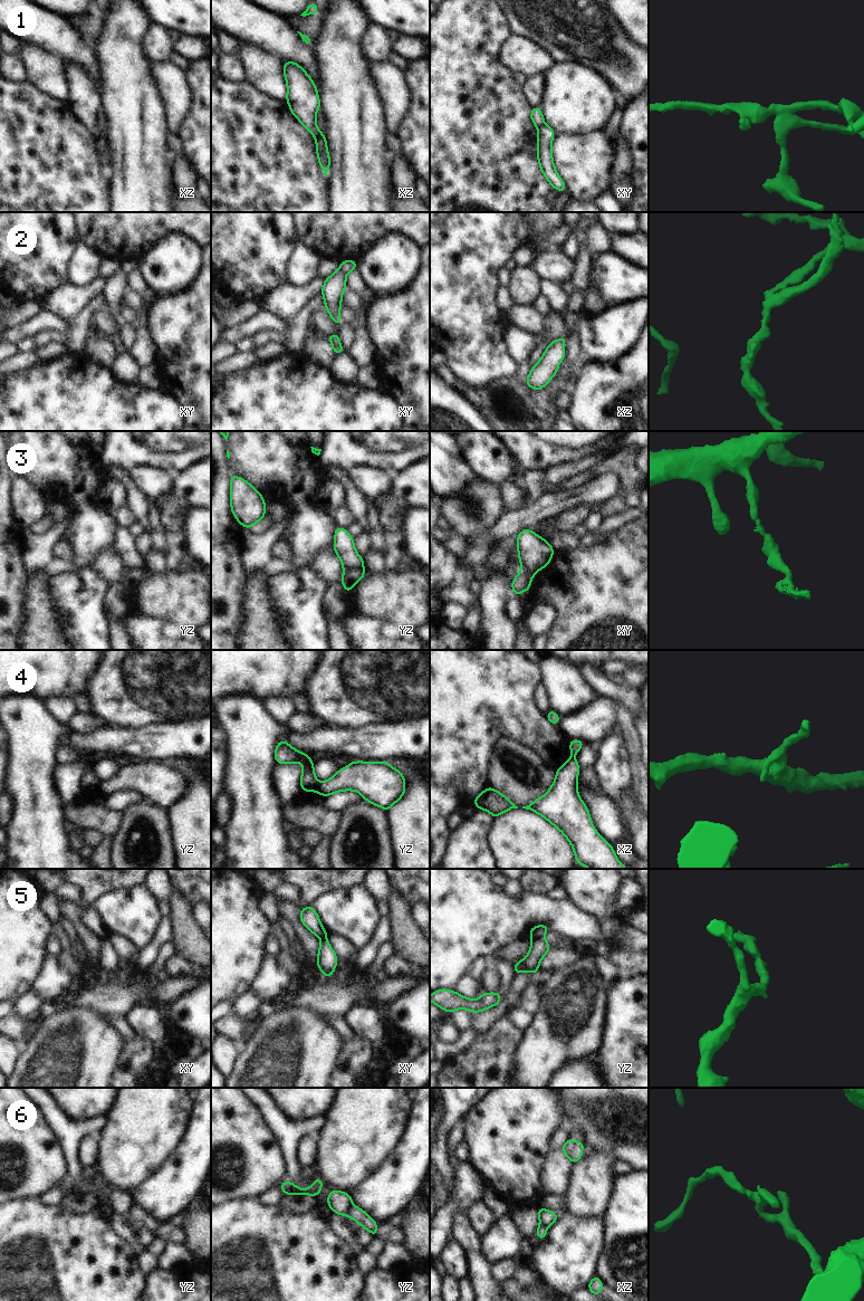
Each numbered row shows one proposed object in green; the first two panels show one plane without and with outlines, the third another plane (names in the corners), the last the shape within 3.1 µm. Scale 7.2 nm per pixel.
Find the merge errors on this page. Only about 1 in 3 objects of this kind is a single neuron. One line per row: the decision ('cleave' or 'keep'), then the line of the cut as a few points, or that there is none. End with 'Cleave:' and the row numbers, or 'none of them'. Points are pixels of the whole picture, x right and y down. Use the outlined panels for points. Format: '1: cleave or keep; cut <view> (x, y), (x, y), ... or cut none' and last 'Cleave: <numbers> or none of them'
1: cleave; cut xz (326, 143), (318, 158)
2: cleave; cut xy (338, 270), (345, 276)
3: cleave; cut yz (363, 567), (344, 572)
4: cleave; cut yz (318, 783), (316, 790)
5: cleave; cut yz (543, 936), (533, 939)
6: cleave; cut yz (352, 1204), (347, 1215)
Cleave: 1, 2, 3, 4, 5, 6

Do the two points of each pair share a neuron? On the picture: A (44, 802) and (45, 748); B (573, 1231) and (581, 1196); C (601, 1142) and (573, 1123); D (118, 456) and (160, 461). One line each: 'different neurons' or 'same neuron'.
A: same neuron
B: different neurons
C: same neuron
D: same neuron

